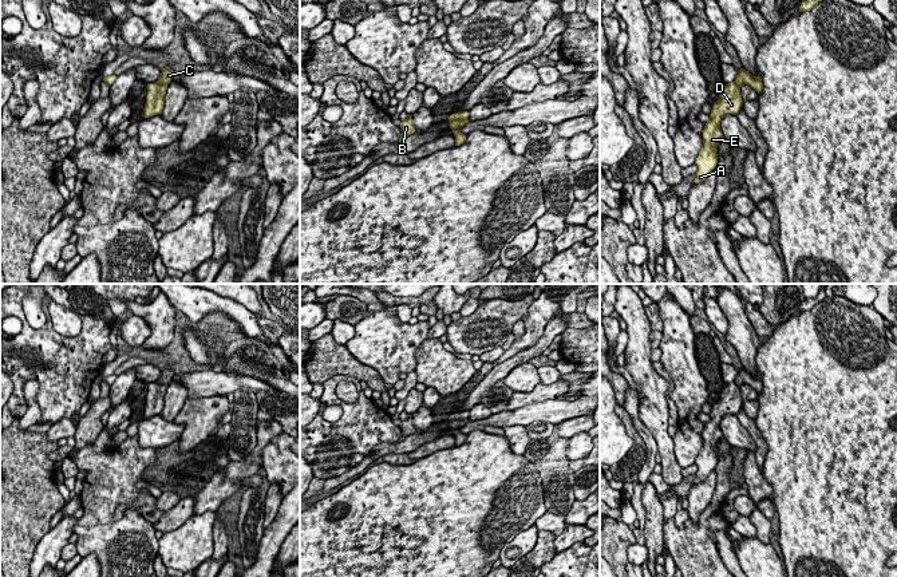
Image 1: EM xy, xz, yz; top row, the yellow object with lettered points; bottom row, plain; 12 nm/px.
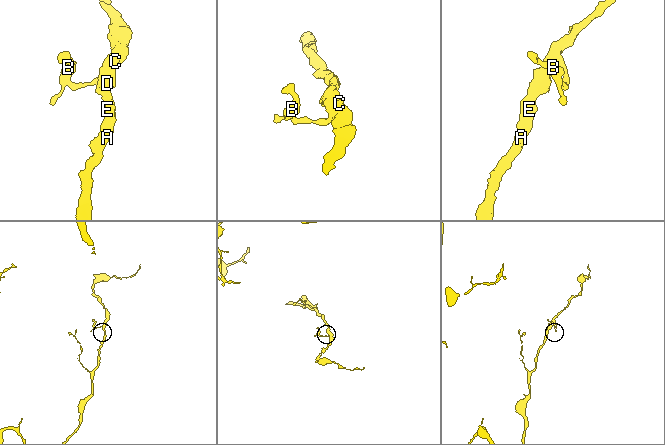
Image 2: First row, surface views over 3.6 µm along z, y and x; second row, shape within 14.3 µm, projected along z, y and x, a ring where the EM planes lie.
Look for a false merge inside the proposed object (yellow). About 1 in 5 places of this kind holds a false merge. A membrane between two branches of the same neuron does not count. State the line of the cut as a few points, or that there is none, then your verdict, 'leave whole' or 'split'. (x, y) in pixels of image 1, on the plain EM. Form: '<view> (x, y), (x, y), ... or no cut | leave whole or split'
no cut | leave whole

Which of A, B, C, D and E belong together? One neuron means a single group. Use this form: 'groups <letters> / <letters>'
groups A B C D E

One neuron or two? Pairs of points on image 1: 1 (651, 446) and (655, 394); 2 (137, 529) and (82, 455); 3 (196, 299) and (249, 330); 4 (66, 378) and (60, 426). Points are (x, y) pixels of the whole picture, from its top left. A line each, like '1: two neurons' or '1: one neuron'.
1: two neurons
2: one neuron
3: one neuron
4: two neurons

